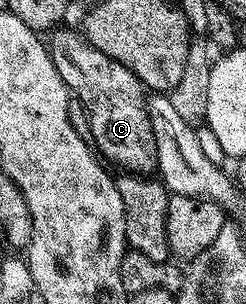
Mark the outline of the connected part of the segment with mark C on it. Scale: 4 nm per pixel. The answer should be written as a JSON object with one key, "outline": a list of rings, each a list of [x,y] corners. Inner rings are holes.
{"outline":[[[61,29],[48,32],[49,56],[55,69],[59,69],[59,77],[63,77],[63,81],[75,96],[76,102],[78,99],[85,103],[85,111],[89,114],[87,135],[92,146],[110,164],[118,163],[125,167],[121,169],[126,172],[152,172],[157,162],[157,154],[143,95],[141,99],[142,83],[133,76],[131,69],[127,69],[119,60],[112,59],[106,51],[95,49],[95,45],[88,43],[80,30],[59,30]]]}

